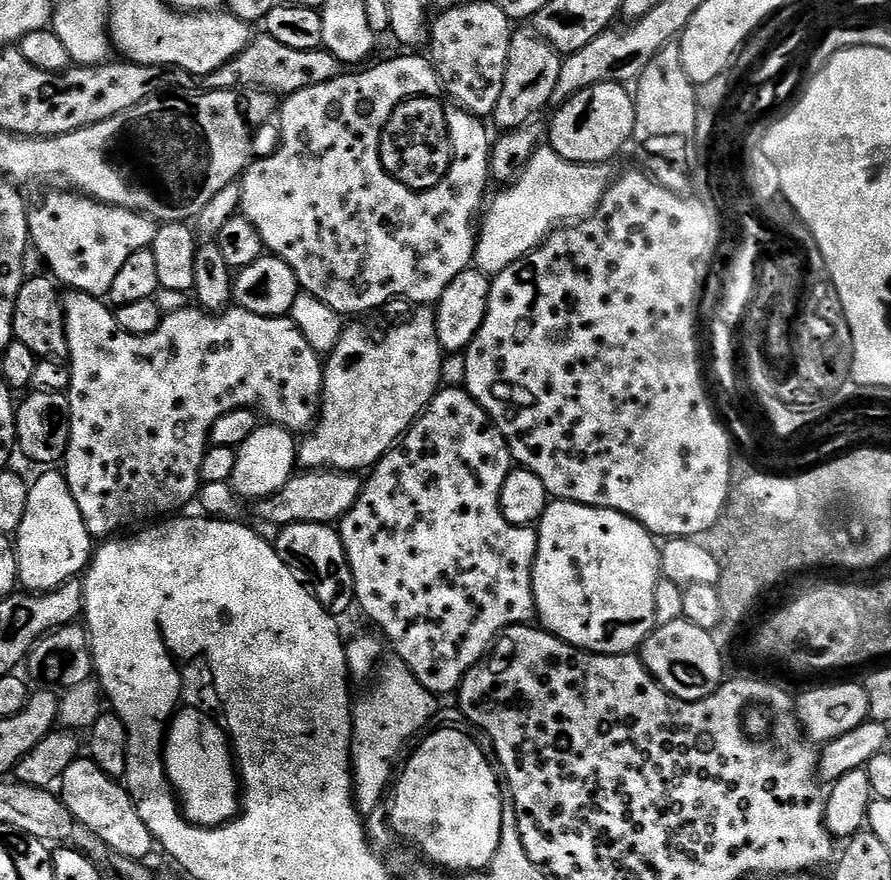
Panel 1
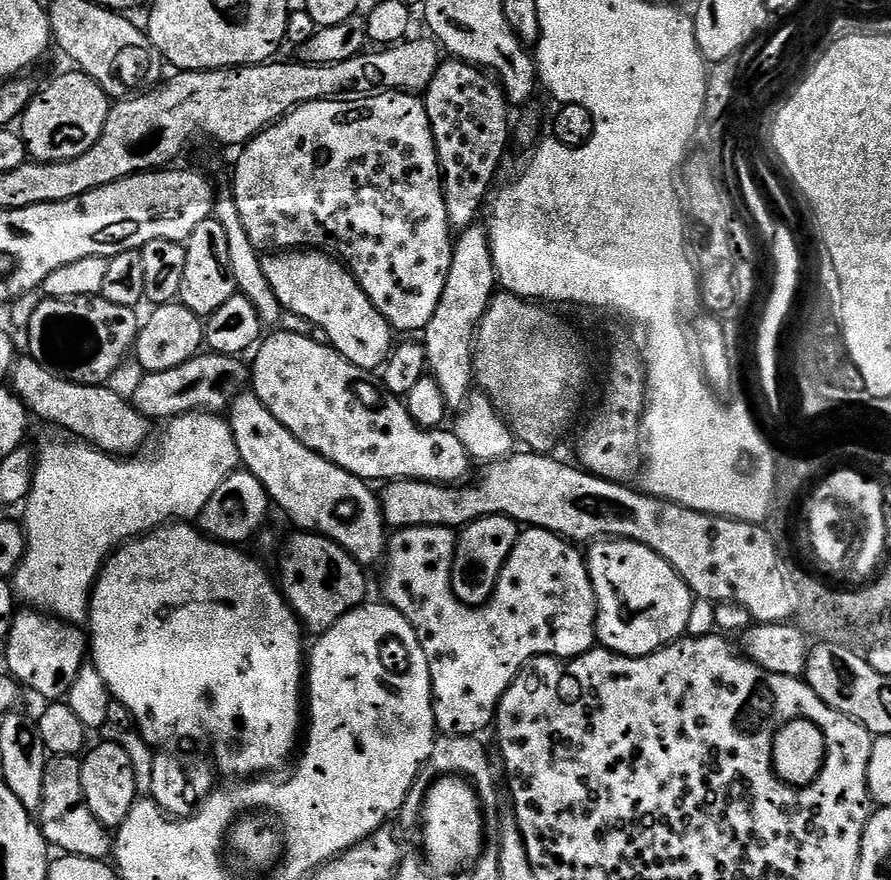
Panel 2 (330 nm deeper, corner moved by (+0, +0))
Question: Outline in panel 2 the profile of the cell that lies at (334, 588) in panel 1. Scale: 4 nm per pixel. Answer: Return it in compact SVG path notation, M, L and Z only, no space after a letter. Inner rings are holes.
M300 530L295 534L280 560L279 583L297 620L305 629L312 628L311 635L317 637L337 624L341 616L365 603L368 580L364 577L365 569L341 544L315 532Z

